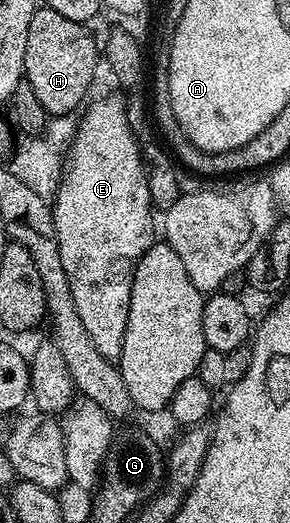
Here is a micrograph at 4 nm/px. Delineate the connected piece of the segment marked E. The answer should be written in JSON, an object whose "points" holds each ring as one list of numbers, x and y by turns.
{"points":[[121,95,102,96,83,116,77,121,77,128,74,131,73,139,68,145,68,151,64,156,64,167,61,169,61,180,58,182,57,191,52,197,52,209,54,216,55,234,58,236,58,248,60,261,64,266,68,282,71,284,72,298,75,299,76,310,79,312,80,320,84,329,91,336,96,350,100,352,104,359,116,362,122,353,124,346,124,330,128,326,128,306,132,298,132,278,138,265,138,260,144,252,155,243,154,236,154,216,155,209,151,205,149,192,149,178,147,176,147,166,143,163,142,149,135,139,135,134,129,128,128,114,126,113,126,101]]}

